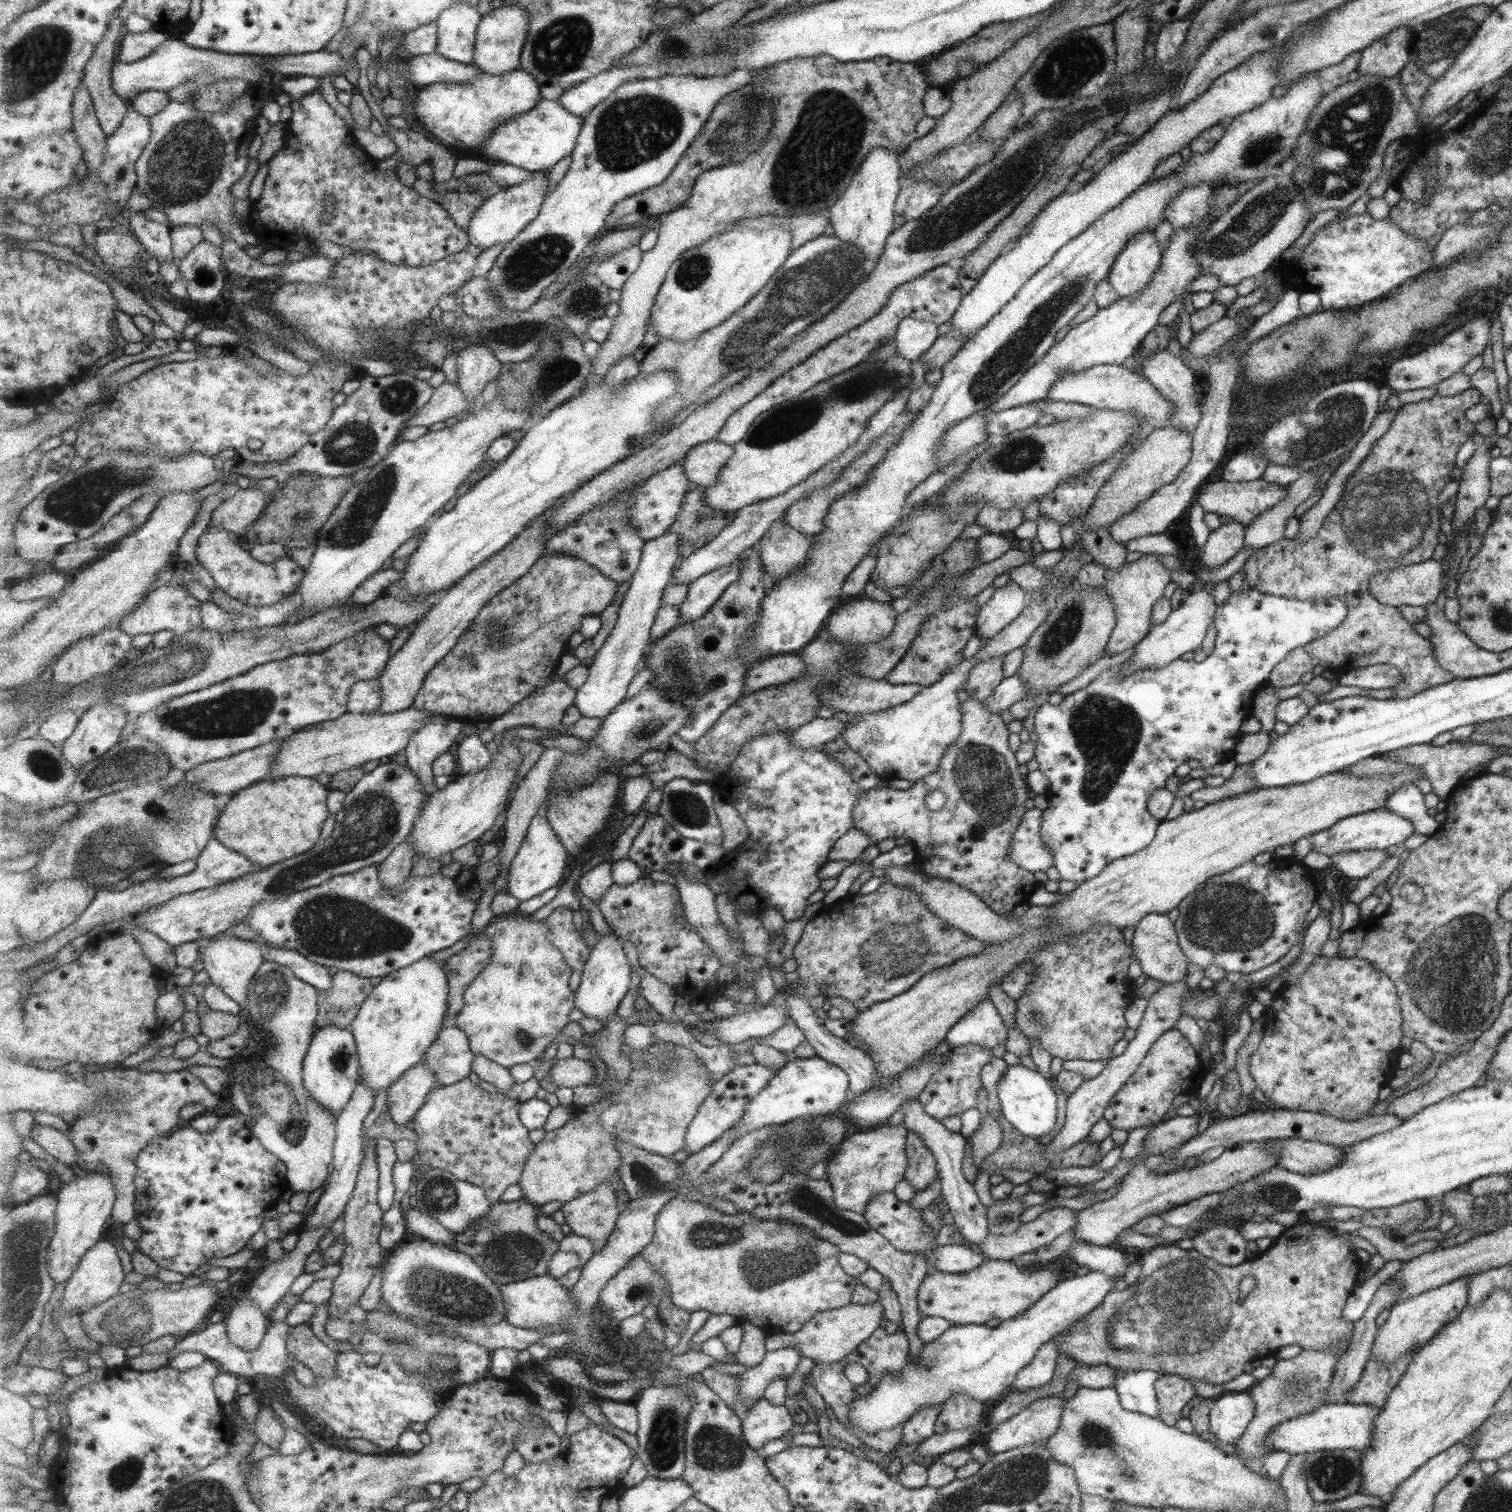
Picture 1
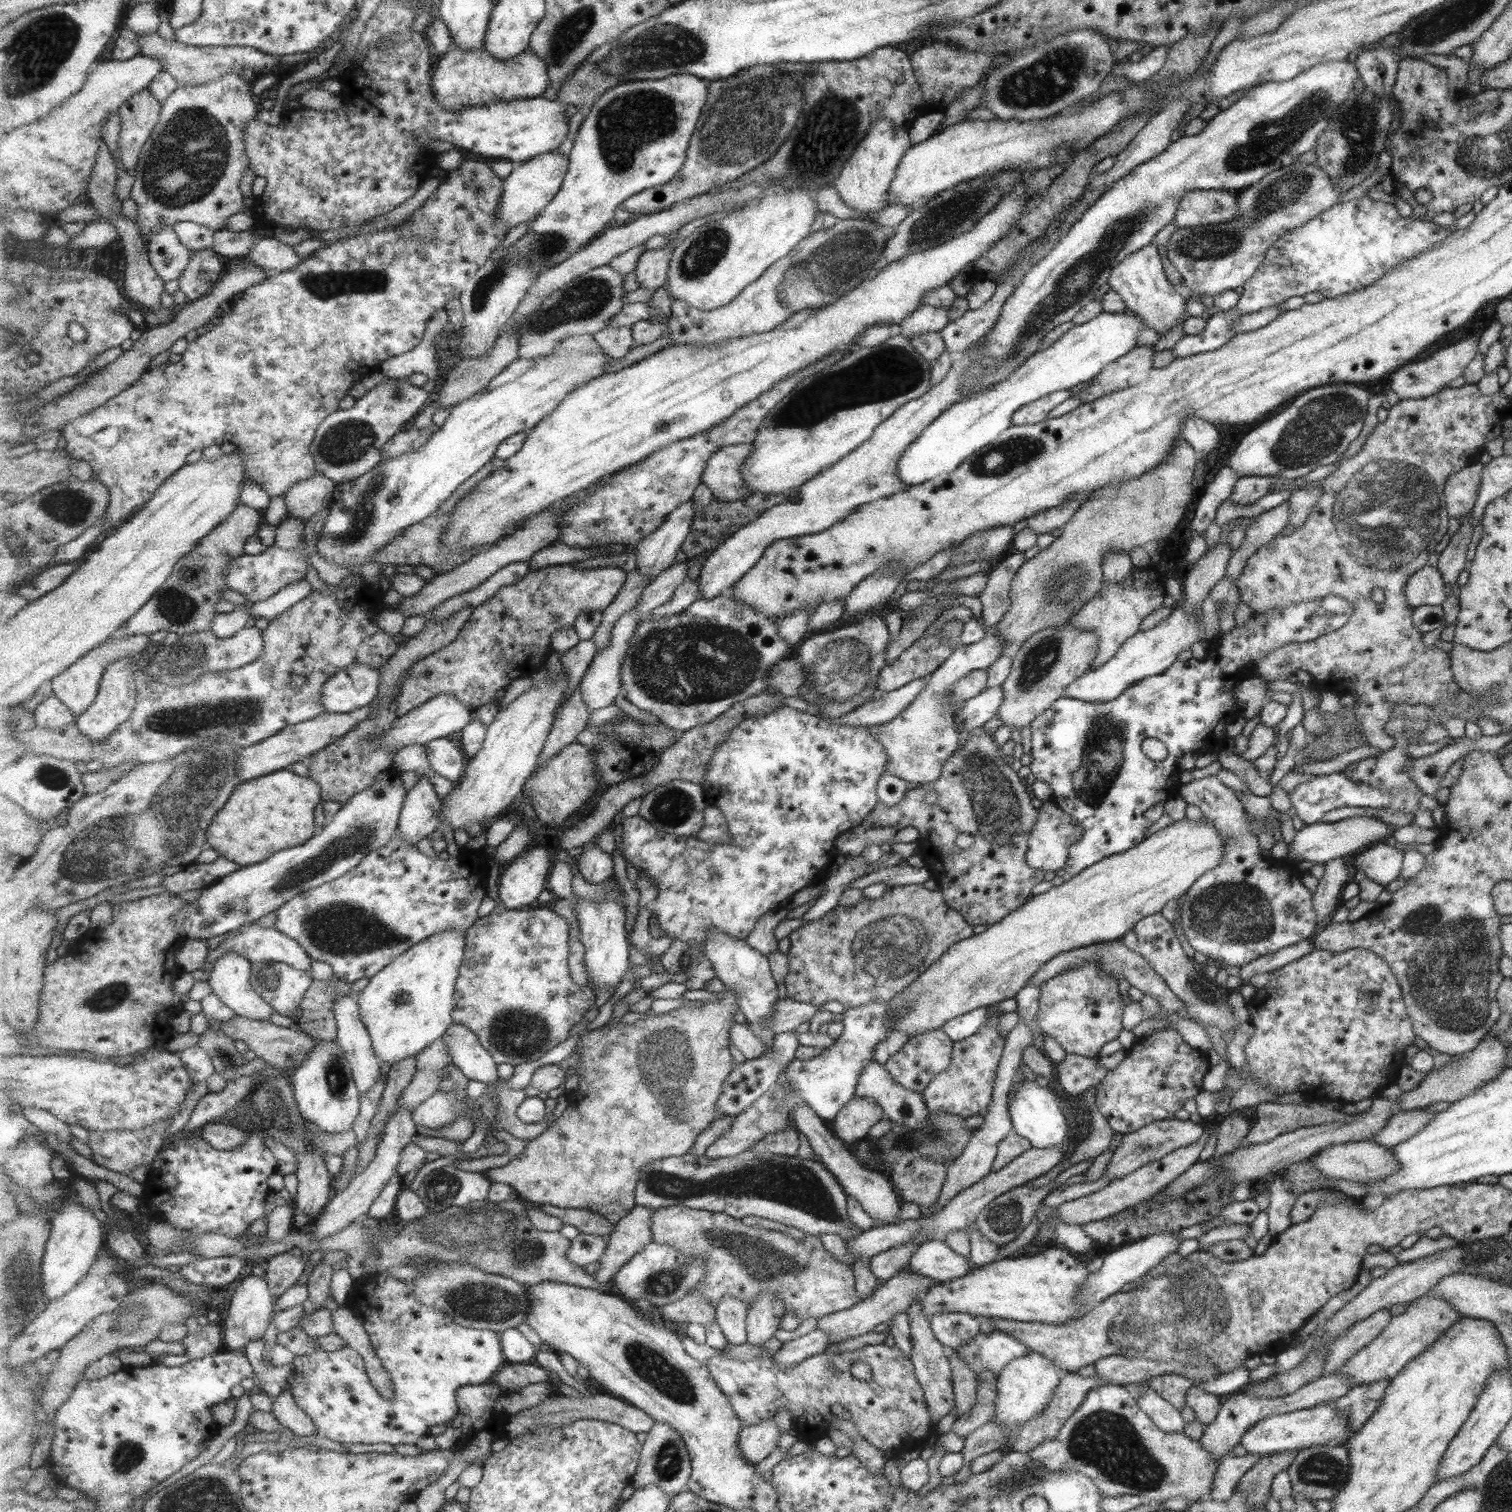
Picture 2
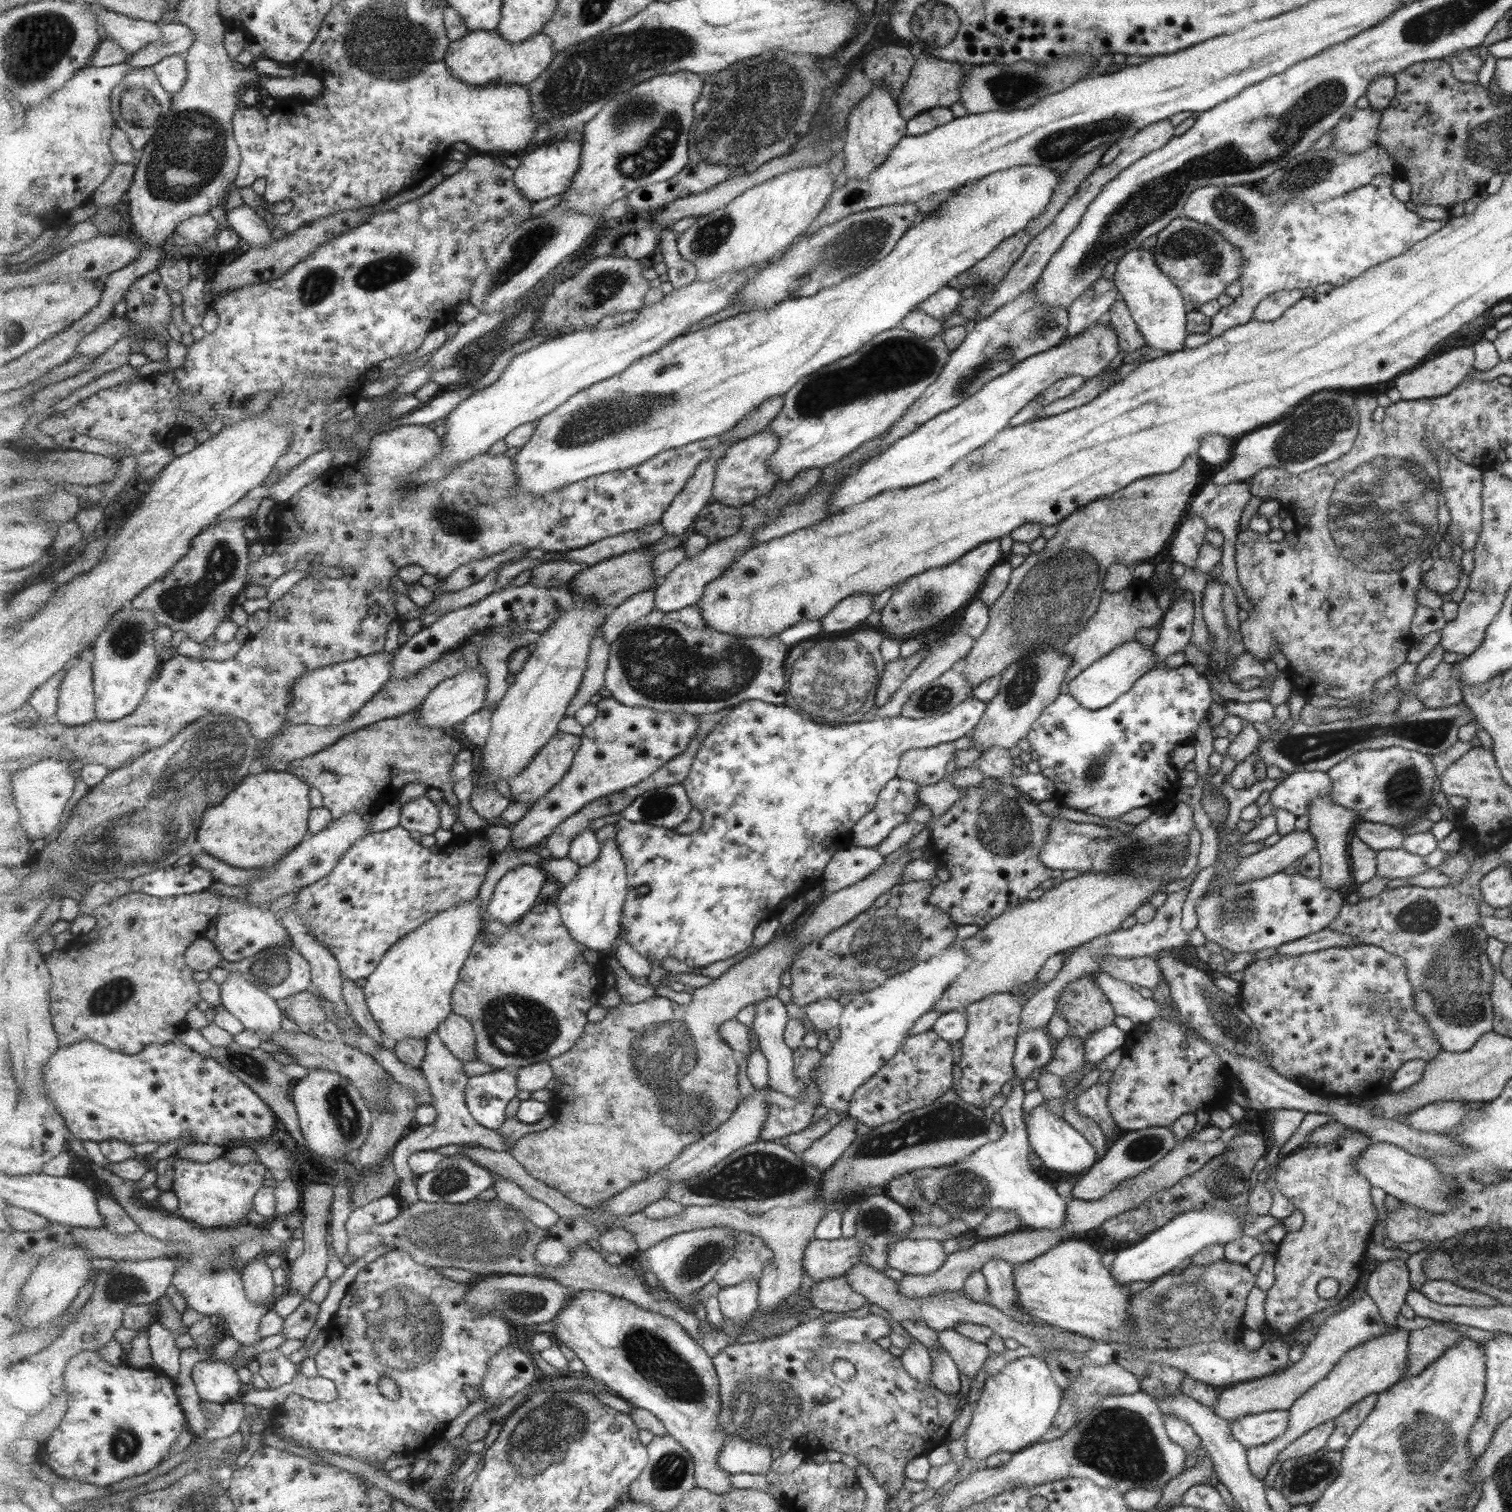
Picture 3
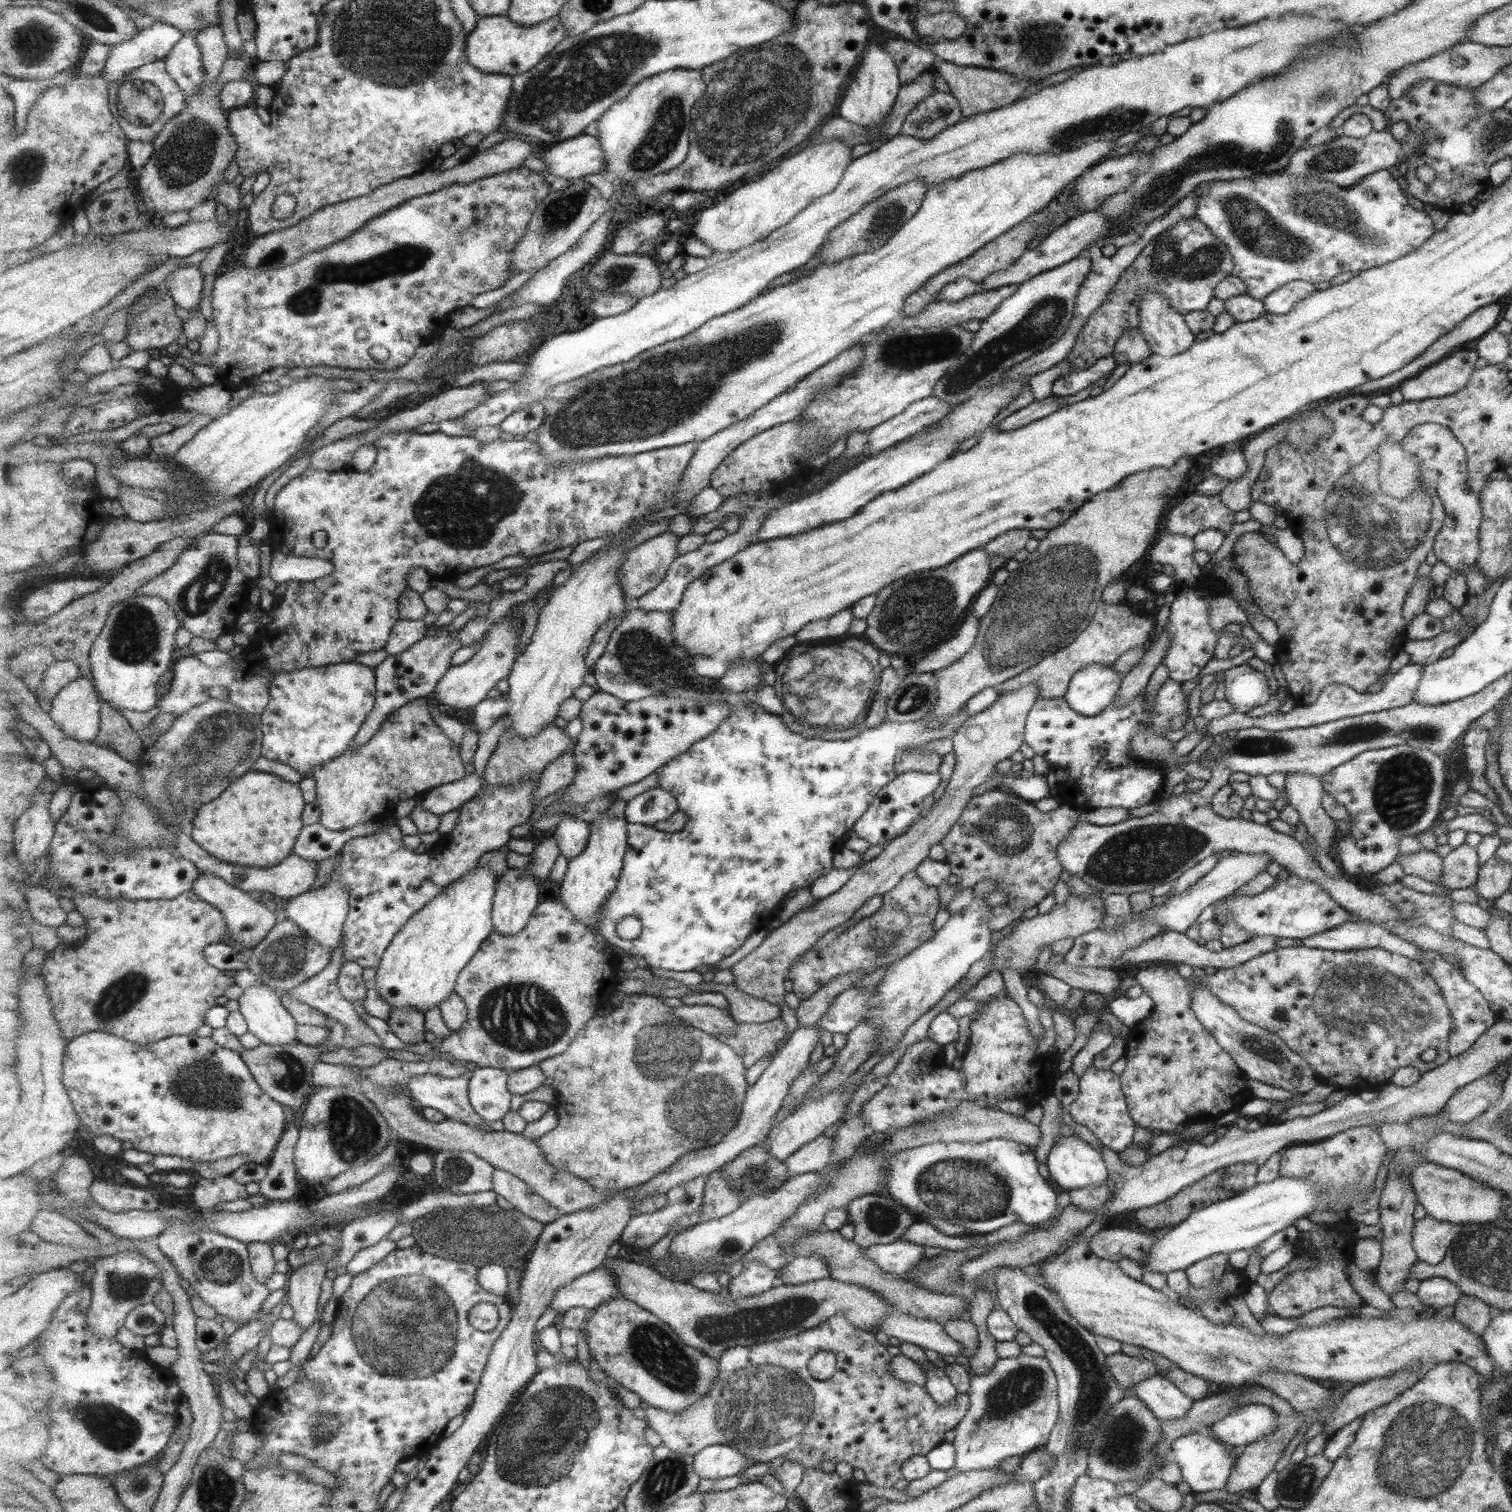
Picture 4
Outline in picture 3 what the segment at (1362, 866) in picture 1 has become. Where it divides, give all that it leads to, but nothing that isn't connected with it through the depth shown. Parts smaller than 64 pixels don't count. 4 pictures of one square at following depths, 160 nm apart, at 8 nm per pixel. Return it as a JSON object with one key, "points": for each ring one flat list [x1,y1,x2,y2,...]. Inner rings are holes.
{"points":[[1401,847,1377,851,1375,861,1375,875,1387,878,1387,880,1393,880,1393,878,1408,879,1427,870,1421,856,1409,854]]}

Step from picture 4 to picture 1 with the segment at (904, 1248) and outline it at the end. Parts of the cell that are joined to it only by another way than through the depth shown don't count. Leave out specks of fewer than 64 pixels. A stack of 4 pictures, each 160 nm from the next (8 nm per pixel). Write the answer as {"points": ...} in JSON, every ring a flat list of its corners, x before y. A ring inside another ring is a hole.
{"points":[[936,1245,934,1258,932,1262,929,1262,929,1268,949,1274,964,1273,976,1269,984,1260,980,1252,965,1245]]}

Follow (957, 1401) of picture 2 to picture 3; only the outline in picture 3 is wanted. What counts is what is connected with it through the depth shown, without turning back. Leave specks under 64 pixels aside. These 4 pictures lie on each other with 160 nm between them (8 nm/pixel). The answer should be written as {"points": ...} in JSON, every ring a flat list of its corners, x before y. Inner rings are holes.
{"points":[[952,1328,937,1332,937,1339,939,1345,957,1365,957,1370,970,1379,975,1377,977,1370,983,1366,983,1361,990,1353,985,1345,973,1342,963,1334,957,1334]]}

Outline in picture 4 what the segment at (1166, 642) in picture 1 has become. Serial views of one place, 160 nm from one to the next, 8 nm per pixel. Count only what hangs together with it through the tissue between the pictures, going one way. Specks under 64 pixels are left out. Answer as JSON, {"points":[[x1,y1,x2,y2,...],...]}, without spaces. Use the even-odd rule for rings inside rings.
{"points":[[1092,664,1072,676,1063,697,1077,714,1093,717,1114,702,1123,676,1111,666]]}

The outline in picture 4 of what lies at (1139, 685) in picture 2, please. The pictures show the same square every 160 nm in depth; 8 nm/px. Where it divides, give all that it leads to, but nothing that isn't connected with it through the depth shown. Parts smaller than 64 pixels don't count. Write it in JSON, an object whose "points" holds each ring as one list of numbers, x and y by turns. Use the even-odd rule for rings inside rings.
{"points":[[1168,678,1155,690,1150,709,1146,709,1144,705,1142,691,1131,700,1125,701,1125,704,1111,703,1107,705,1100,714,1093,717,1077,714,1077,711,1068,705,1064,697,1040,698,1032,706,1032,709,1028,710,1028,719,1024,725,1024,742,1032,748,1034,754,1043,756,1051,768,1065,768,1067,770,1067,779,1055,786,1061,804,1074,807,1080,812,1107,807,1137,808,1143,804,1153,803,1155,794,1163,788,1163,773,1155,774,1153,762,1144,763,1135,760,1130,755,1128,751,1130,739,1133,737,1133,733,1137,733,1143,725,1151,725,1151,733,1157,737,1174,737,1170,734,1167,725,1173,717,1189,716,1187,697,1188,694,1181,691,1181,683]]}

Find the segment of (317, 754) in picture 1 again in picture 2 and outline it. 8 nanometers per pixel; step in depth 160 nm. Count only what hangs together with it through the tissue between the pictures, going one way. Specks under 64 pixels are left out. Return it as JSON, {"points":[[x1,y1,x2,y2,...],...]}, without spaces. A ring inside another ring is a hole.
{"points":[[440,694,435,698,429,699,424,705,417,706,410,710,409,714,403,714,397,722,393,722,393,728,380,734,378,744,380,746,392,746,392,748,403,748,409,744,426,745,428,742,437,738,445,738,455,732,462,732,473,720,473,711,469,710,456,694]]}

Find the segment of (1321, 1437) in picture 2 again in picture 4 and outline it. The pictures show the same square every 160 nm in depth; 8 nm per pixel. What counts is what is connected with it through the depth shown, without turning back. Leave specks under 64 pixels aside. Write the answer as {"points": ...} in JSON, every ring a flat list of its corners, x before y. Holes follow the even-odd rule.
{"points":[[1249,1404,1209,1425,1209,1436,1225,1445,1242,1449,1250,1442,1267,1436,1277,1424,1280,1424,1280,1416,1268,1406]]}

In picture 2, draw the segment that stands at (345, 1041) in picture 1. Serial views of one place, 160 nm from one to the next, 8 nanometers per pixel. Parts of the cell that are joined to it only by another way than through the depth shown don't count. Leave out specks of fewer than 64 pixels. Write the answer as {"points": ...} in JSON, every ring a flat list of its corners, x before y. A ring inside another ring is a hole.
{"points":[[319,1041,307,1055,307,1060,292,1071,295,1098,305,1122,321,1132,343,1134,352,1130,359,1116,359,1088,354,1080,351,1063,347,1062,342,1046,335,1041]]}

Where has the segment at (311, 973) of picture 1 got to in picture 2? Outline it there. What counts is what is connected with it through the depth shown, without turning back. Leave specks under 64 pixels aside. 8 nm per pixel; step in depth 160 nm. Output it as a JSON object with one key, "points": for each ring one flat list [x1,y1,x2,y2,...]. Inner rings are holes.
{"points":[[246,924,240,928,240,933,223,940,210,953,208,960,214,963,229,951,237,951,244,957,255,962,283,962,297,970,312,970,314,959,295,940,273,927,257,927]]}

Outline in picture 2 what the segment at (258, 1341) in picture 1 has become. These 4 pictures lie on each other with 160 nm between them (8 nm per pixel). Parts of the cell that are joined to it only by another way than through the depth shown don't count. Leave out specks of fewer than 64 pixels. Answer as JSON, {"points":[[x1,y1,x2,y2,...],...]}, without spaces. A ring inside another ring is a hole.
{"points":[[248,1275,231,1295,228,1316,224,1321,224,1350,243,1350,252,1340,264,1338,266,1330,274,1322,276,1297,271,1294,268,1282,263,1277]]}

